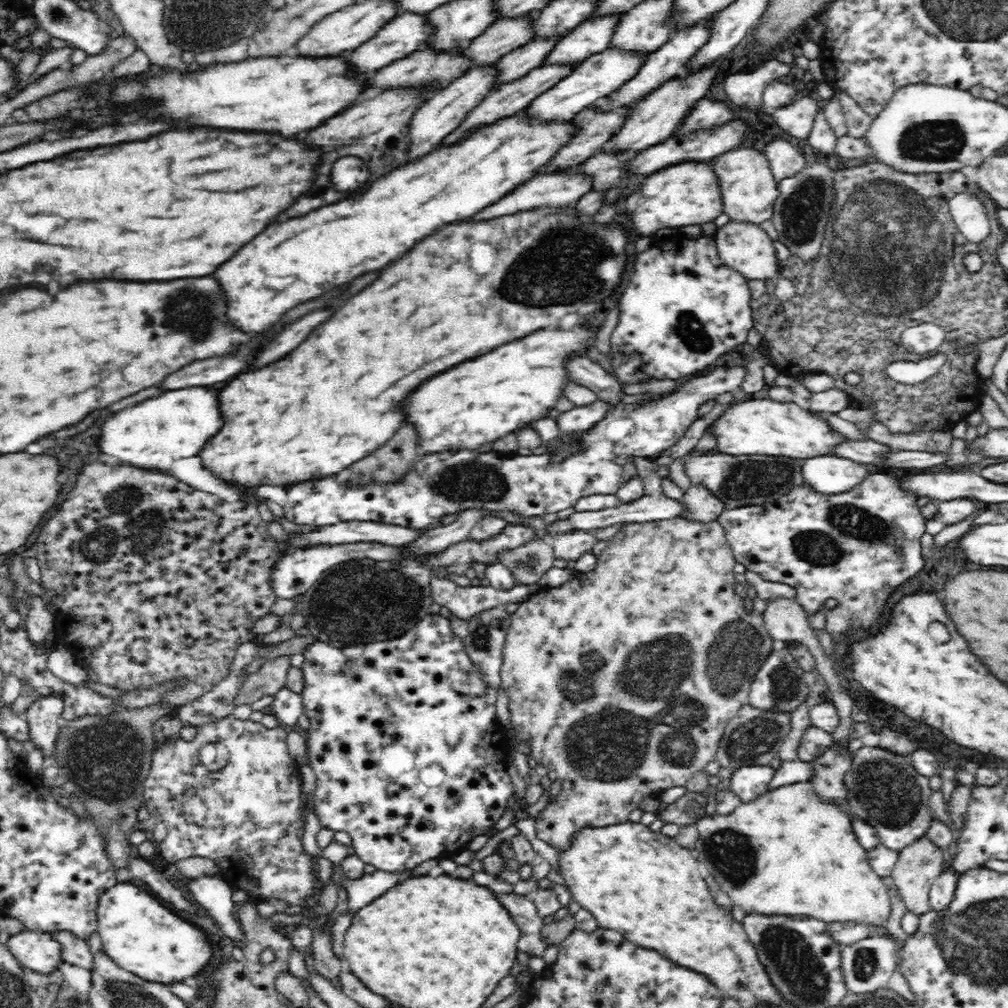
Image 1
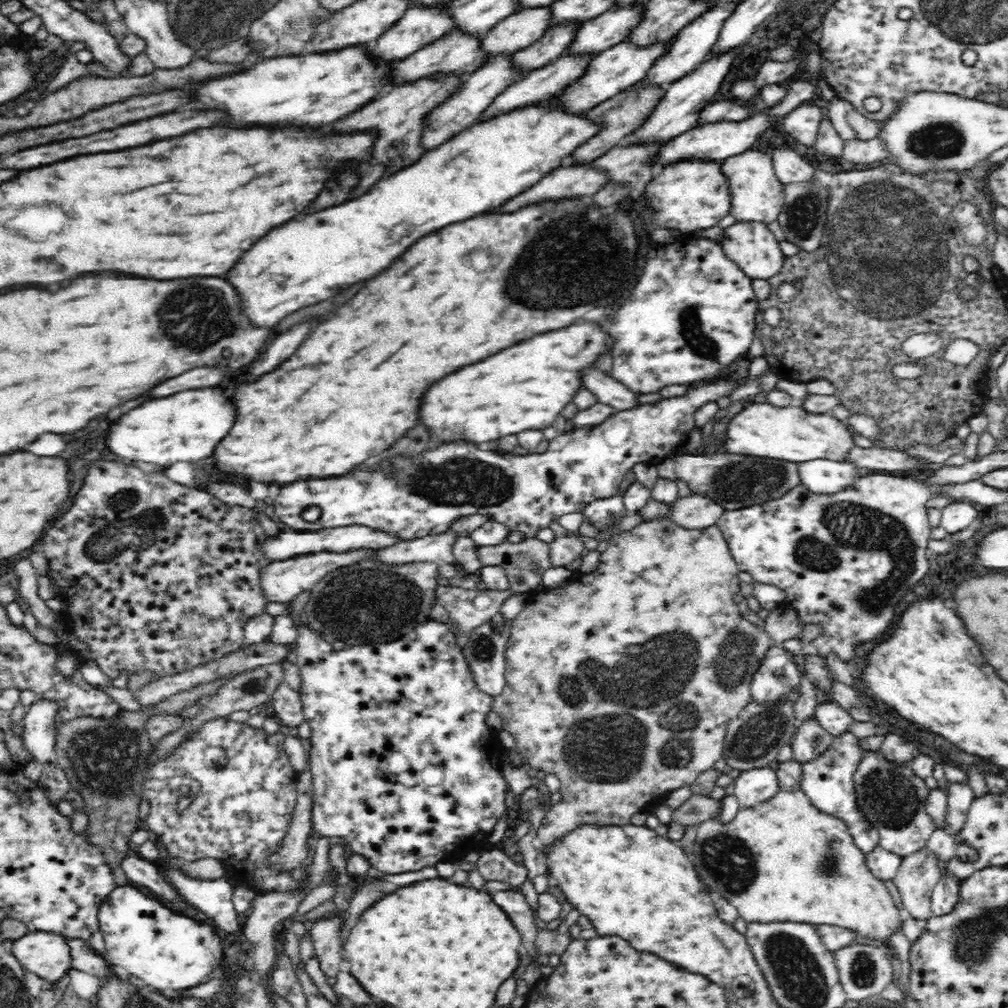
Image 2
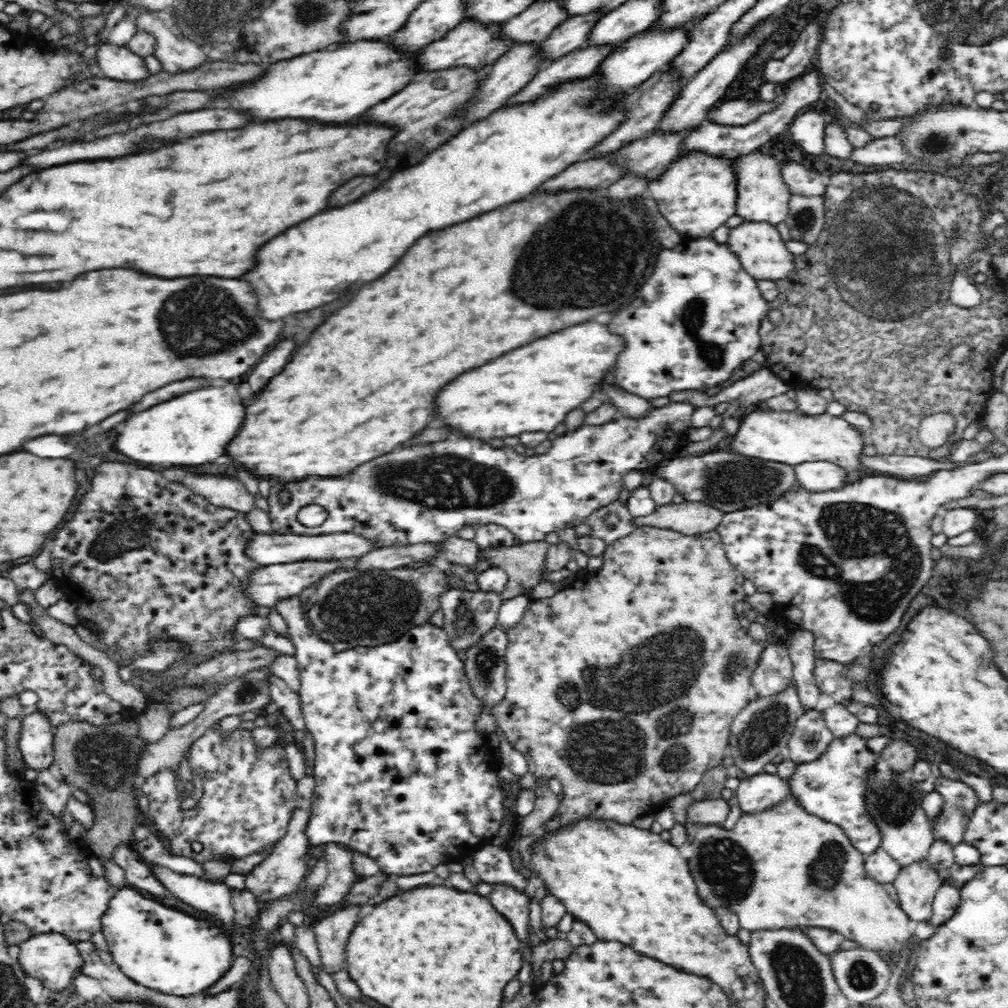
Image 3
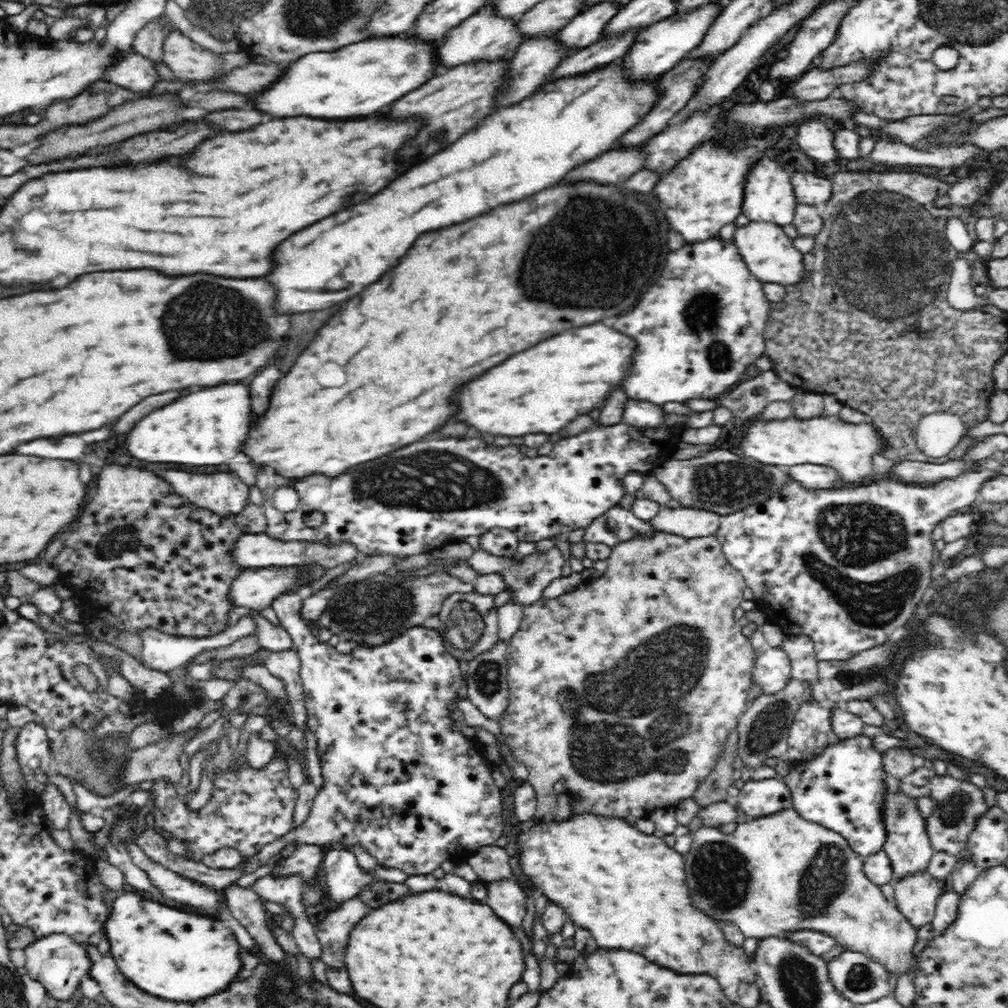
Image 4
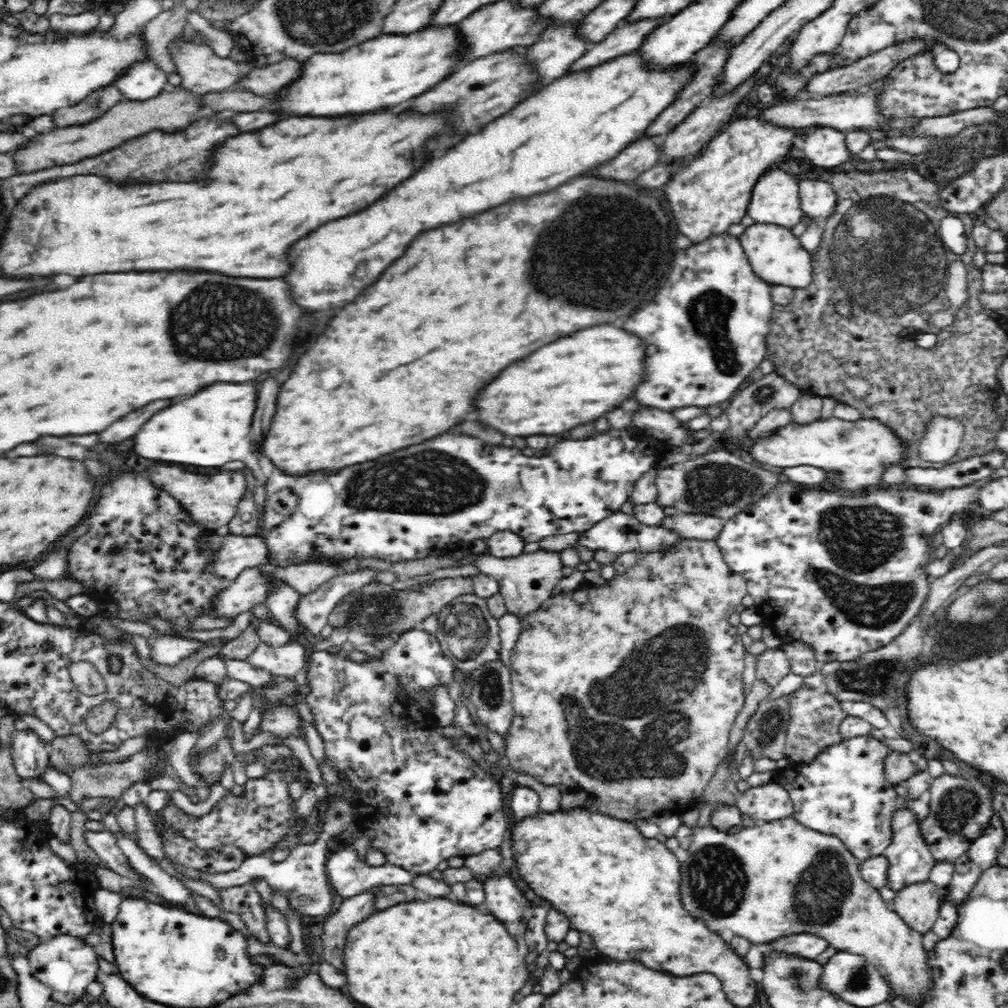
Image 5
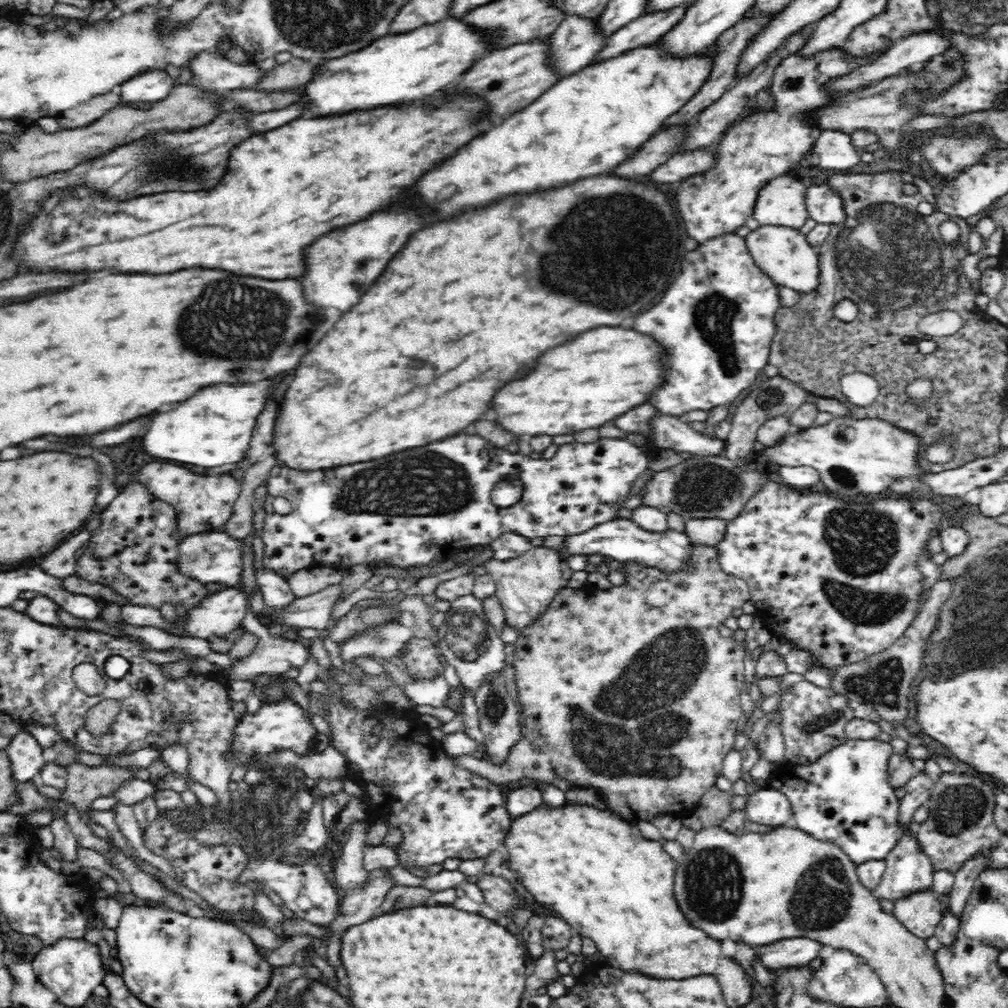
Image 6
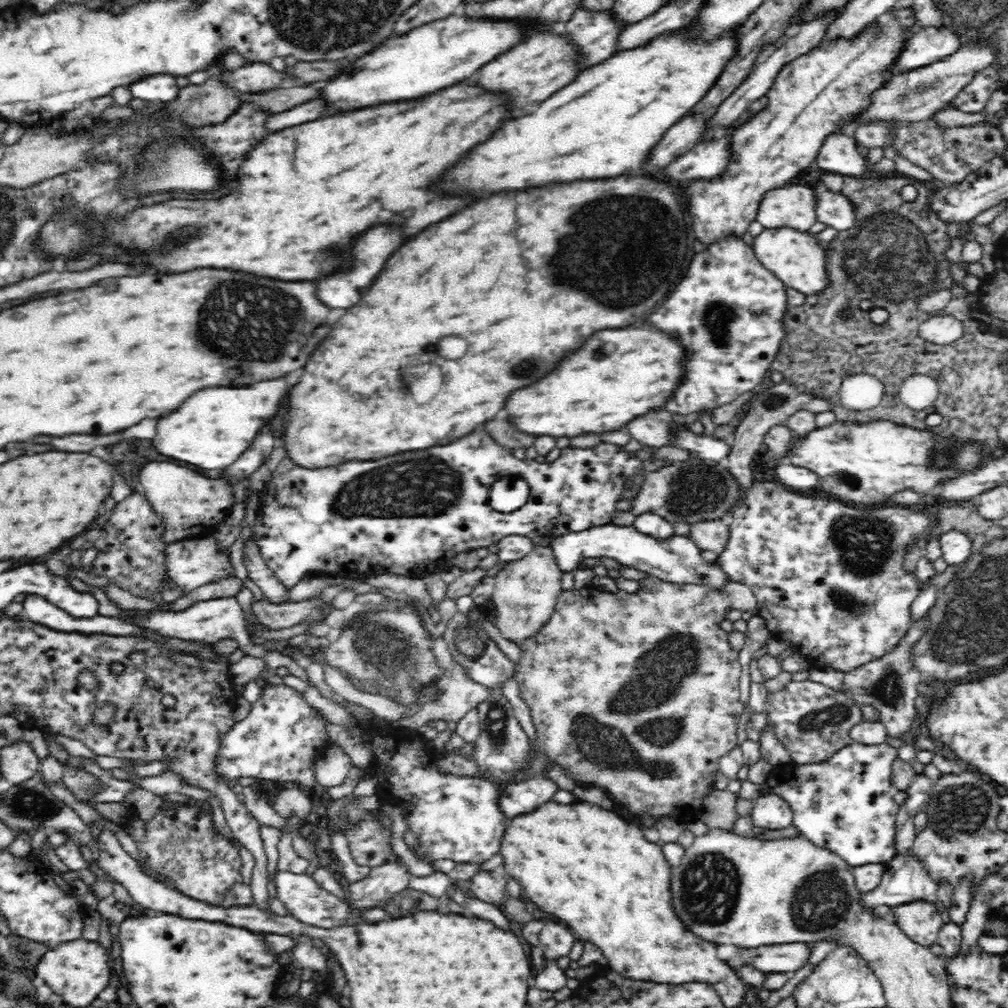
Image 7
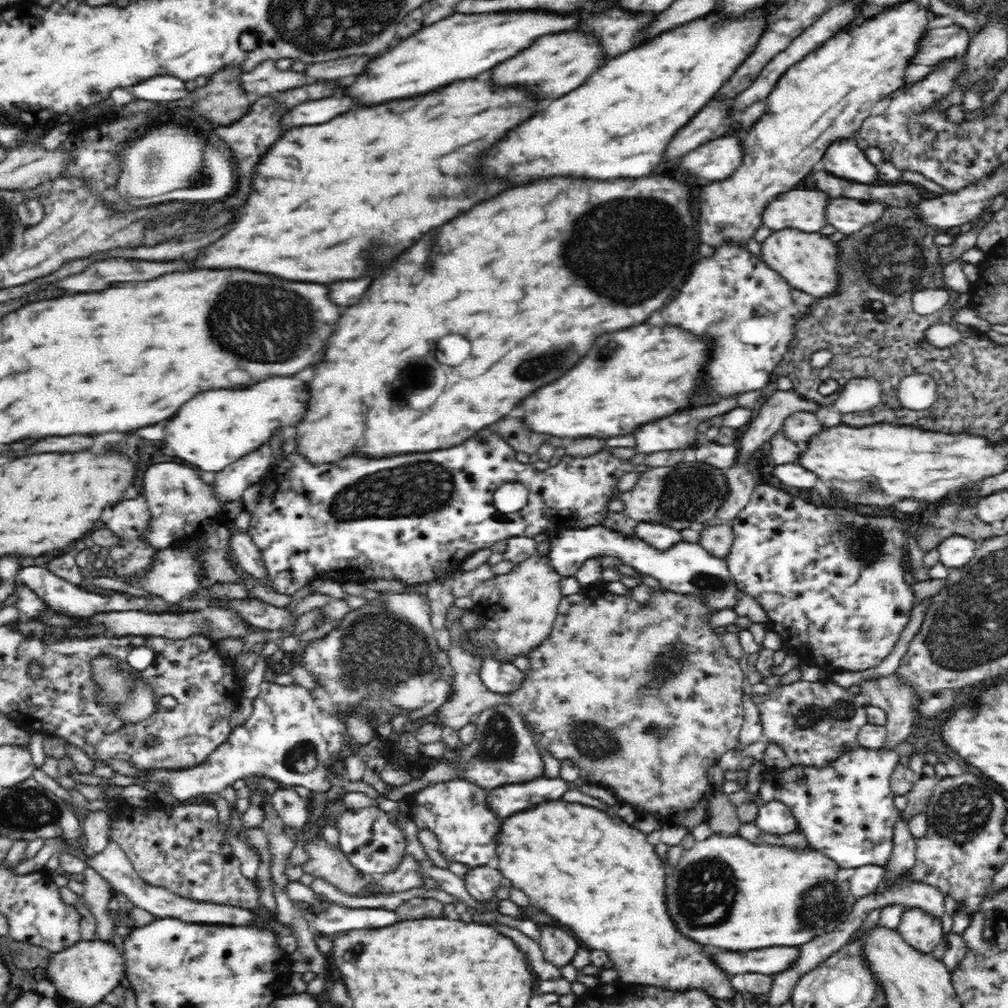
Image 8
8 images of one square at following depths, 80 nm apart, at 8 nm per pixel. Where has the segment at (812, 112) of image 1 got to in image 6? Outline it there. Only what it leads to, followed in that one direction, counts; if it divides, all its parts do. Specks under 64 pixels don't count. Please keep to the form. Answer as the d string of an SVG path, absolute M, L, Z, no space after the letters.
M819 130L808 153L814 166L826 170L846 172L861 161L861 153L851 143L849 133L839 130Z

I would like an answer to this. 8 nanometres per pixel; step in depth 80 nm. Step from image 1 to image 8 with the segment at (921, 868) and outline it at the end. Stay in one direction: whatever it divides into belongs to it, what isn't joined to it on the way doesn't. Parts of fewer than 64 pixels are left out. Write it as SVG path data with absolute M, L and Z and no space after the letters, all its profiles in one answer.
M917 906L905 907L896 929L909 945L928 953L942 942L941 918Z

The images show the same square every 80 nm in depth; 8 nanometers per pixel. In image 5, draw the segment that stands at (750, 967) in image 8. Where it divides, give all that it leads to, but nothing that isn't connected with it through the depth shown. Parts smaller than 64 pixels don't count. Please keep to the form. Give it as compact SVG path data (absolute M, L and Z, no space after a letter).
M800 933L773 940L767 944L765 953L770 949L780 949L786 951L786 953L796 953L796 955L804 955L806 958L815 959L824 950L828 950L829 946L828 939L824 939L820 935Z

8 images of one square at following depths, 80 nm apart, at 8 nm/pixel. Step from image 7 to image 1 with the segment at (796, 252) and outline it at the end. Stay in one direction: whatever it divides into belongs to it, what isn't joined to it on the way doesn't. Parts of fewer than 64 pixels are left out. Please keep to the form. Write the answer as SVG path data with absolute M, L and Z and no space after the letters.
M730 221L720 226L712 235L718 251L718 259L726 269L738 272L749 280L776 280L780 274L780 262L772 240L759 225L749 222Z

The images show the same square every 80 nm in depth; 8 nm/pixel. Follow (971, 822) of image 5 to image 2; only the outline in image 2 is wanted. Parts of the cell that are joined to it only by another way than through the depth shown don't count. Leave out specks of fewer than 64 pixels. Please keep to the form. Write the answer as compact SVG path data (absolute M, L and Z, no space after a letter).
M950 783L948 785L948 805L946 809L946 830L957 834L963 827L966 820L966 815L972 800L975 798L974 792L968 784L964 783Z

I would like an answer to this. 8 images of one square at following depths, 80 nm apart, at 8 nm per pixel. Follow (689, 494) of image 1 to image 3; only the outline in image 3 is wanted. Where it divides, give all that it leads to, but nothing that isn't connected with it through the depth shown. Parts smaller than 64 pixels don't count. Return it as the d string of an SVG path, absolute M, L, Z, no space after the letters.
M685 500L680 504L659 506L649 515L632 517L631 524L636 527L668 527L683 534L694 535L715 530L724 513L702 501Z

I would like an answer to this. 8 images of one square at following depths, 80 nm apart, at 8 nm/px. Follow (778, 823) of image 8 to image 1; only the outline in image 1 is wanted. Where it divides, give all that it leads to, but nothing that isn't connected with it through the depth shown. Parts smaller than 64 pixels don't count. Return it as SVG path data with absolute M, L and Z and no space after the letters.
M769 765L742 766L730 778L731 791L742 802L752 802L768 792L768 783L775 771Z

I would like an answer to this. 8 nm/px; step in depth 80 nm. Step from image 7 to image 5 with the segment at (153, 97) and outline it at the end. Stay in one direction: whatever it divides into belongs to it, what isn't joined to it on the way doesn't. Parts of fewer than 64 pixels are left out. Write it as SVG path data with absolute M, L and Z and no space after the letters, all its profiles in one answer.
M142 59L129 64L114 80L126 99L146 100L164 90L167 85L167 74L151 60Z

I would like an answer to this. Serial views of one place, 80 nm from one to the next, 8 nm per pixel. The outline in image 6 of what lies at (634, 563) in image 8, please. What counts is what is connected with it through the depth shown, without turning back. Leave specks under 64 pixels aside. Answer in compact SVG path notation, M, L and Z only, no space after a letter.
M614 517L612 520L597 524L587 532L570 536L564 542L563 550L560 548L560 556L570 555L592 555L601 554L610 556L619 562L630 560L638 561L642 565L654 565L655 567L664 568L668 571L675 571L683 566L685 559L689 555L689 546L691 540L684 532L676 530L664 532L653 532L646 530L633 519Z

